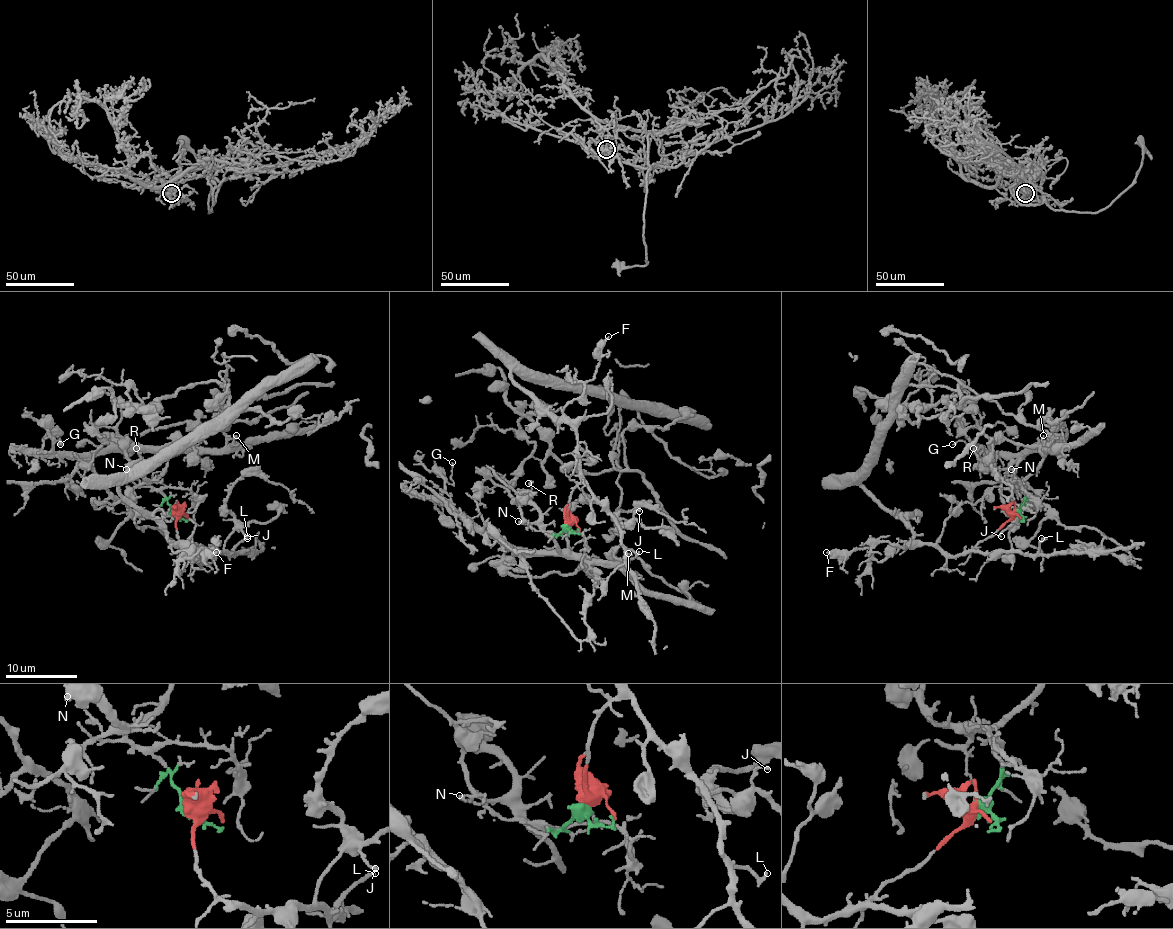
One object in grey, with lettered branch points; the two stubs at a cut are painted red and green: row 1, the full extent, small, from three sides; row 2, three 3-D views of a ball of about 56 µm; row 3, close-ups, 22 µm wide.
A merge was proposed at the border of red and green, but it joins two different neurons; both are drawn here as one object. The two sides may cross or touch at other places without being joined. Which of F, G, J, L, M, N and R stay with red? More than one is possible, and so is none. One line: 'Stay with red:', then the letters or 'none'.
Stay with red: F, J, L

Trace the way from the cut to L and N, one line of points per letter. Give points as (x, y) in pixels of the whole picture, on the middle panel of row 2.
L: (567, 524), (569, 495), (584, 482), (616, 524), (621, 545), (634, 553), (639, 551)
N: (567, 526), (555, 535), (519, 520)

